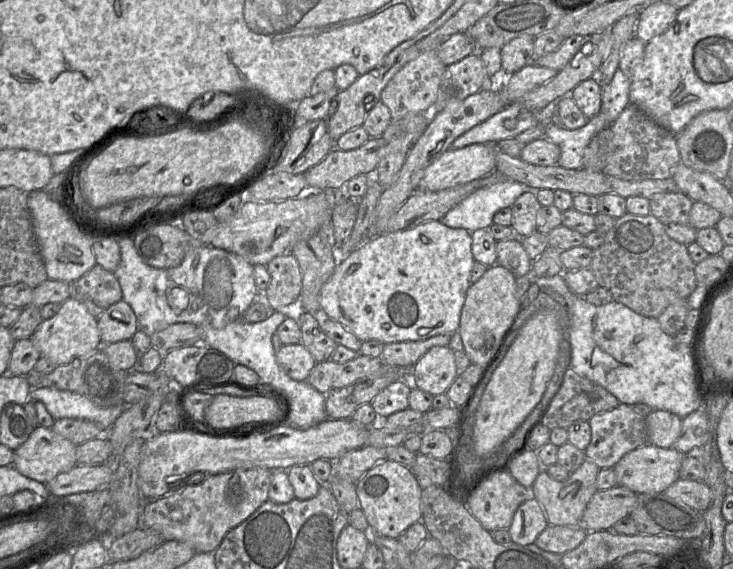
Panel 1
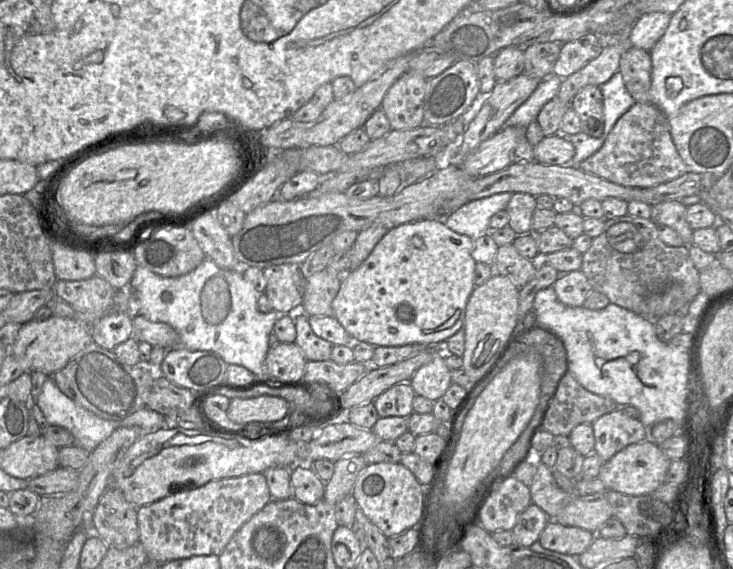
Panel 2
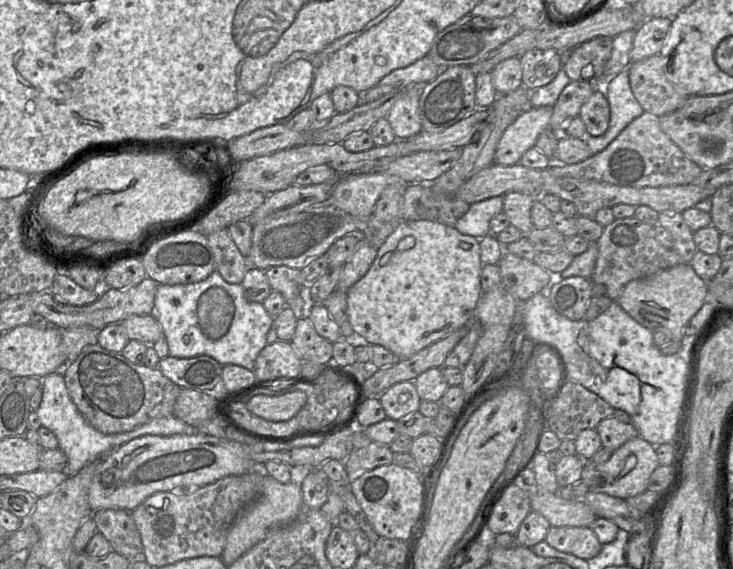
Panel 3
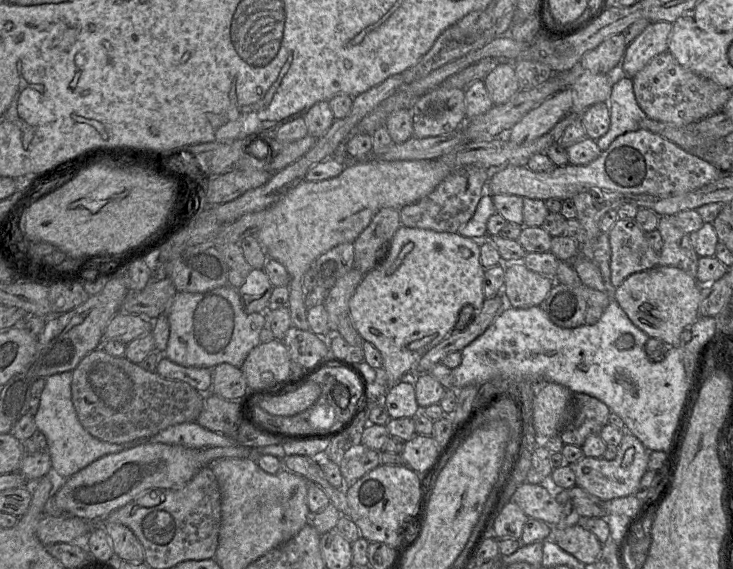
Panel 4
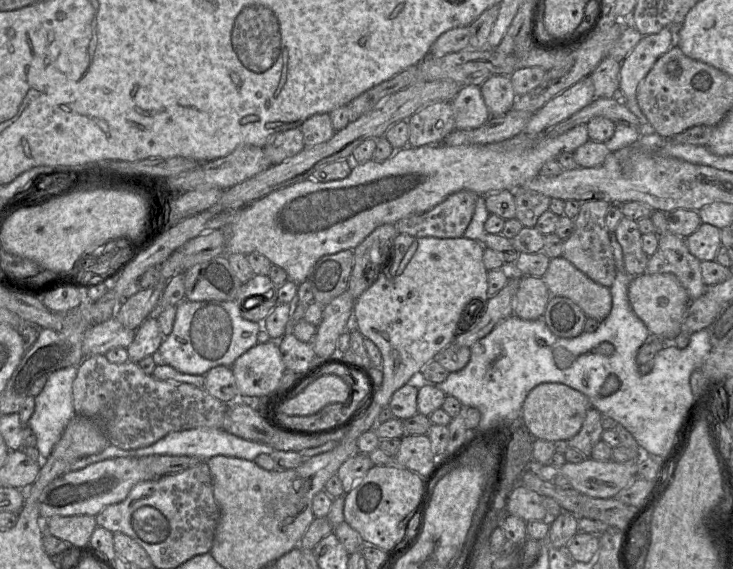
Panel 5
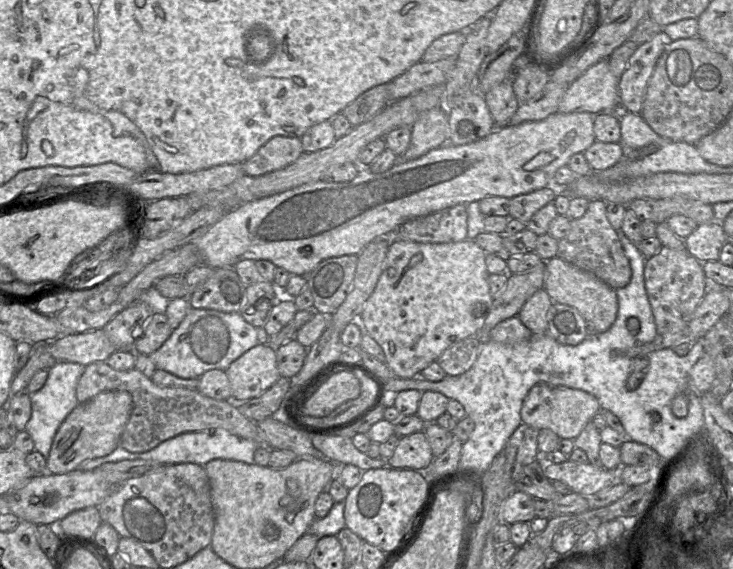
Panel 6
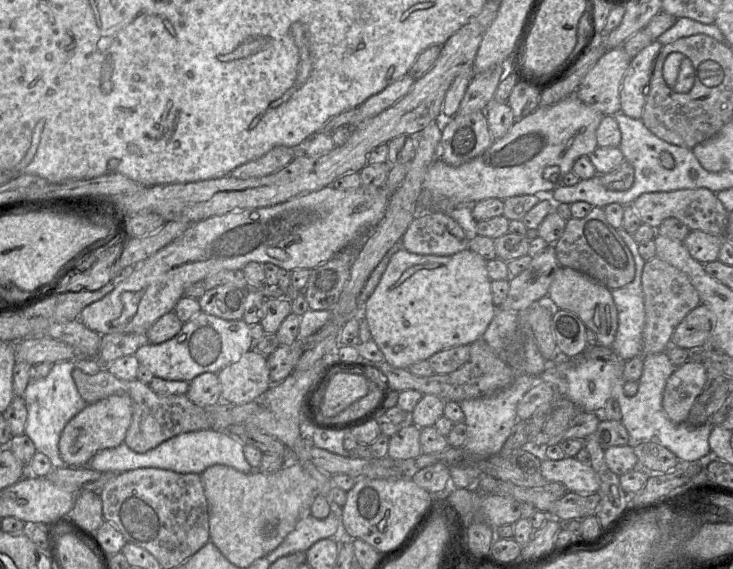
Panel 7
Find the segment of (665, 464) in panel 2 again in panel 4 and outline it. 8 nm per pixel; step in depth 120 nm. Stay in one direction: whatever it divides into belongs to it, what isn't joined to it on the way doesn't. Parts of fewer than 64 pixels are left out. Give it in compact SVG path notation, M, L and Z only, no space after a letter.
M625 431L618 454L613 460L584 456L576 463L569 463L576 477L576 485L588 493L608 501L634 495L643 475L648 471L649 451L638 438Z

